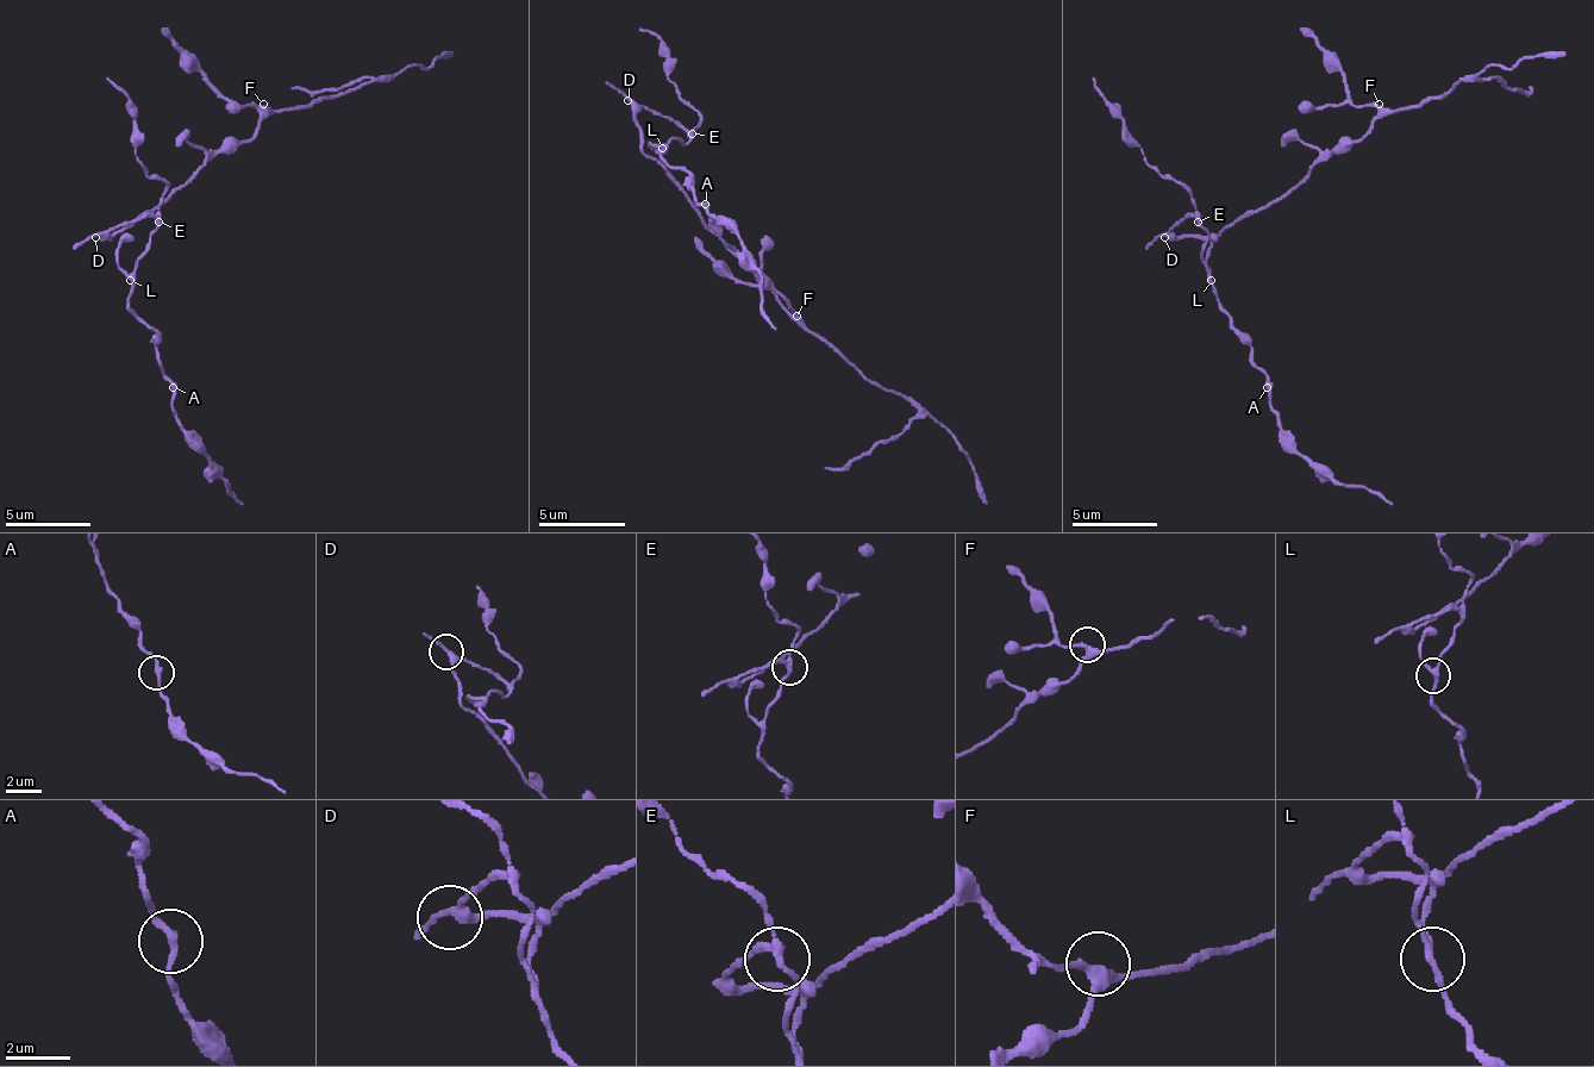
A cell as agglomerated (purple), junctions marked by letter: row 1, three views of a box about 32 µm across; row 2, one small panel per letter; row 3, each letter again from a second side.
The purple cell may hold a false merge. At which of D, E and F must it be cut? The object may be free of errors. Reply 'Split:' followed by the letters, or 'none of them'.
Split: E

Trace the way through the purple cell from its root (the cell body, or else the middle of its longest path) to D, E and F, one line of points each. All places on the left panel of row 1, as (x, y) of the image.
D: (160, 203), (108, 237), (95, 237)
E: (160, 203), (138, 216), (122, 234), (117, 263), (125, 272), (133, 267), (151, 237), (151, 229), (160, 220)
F: (160, 203), (216, 151), (232, 151), (245, 143), (258, 125), (263, 104)

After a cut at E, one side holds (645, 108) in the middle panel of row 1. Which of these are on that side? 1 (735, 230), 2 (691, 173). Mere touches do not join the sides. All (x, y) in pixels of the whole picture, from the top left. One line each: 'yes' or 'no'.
1: no
2: no

